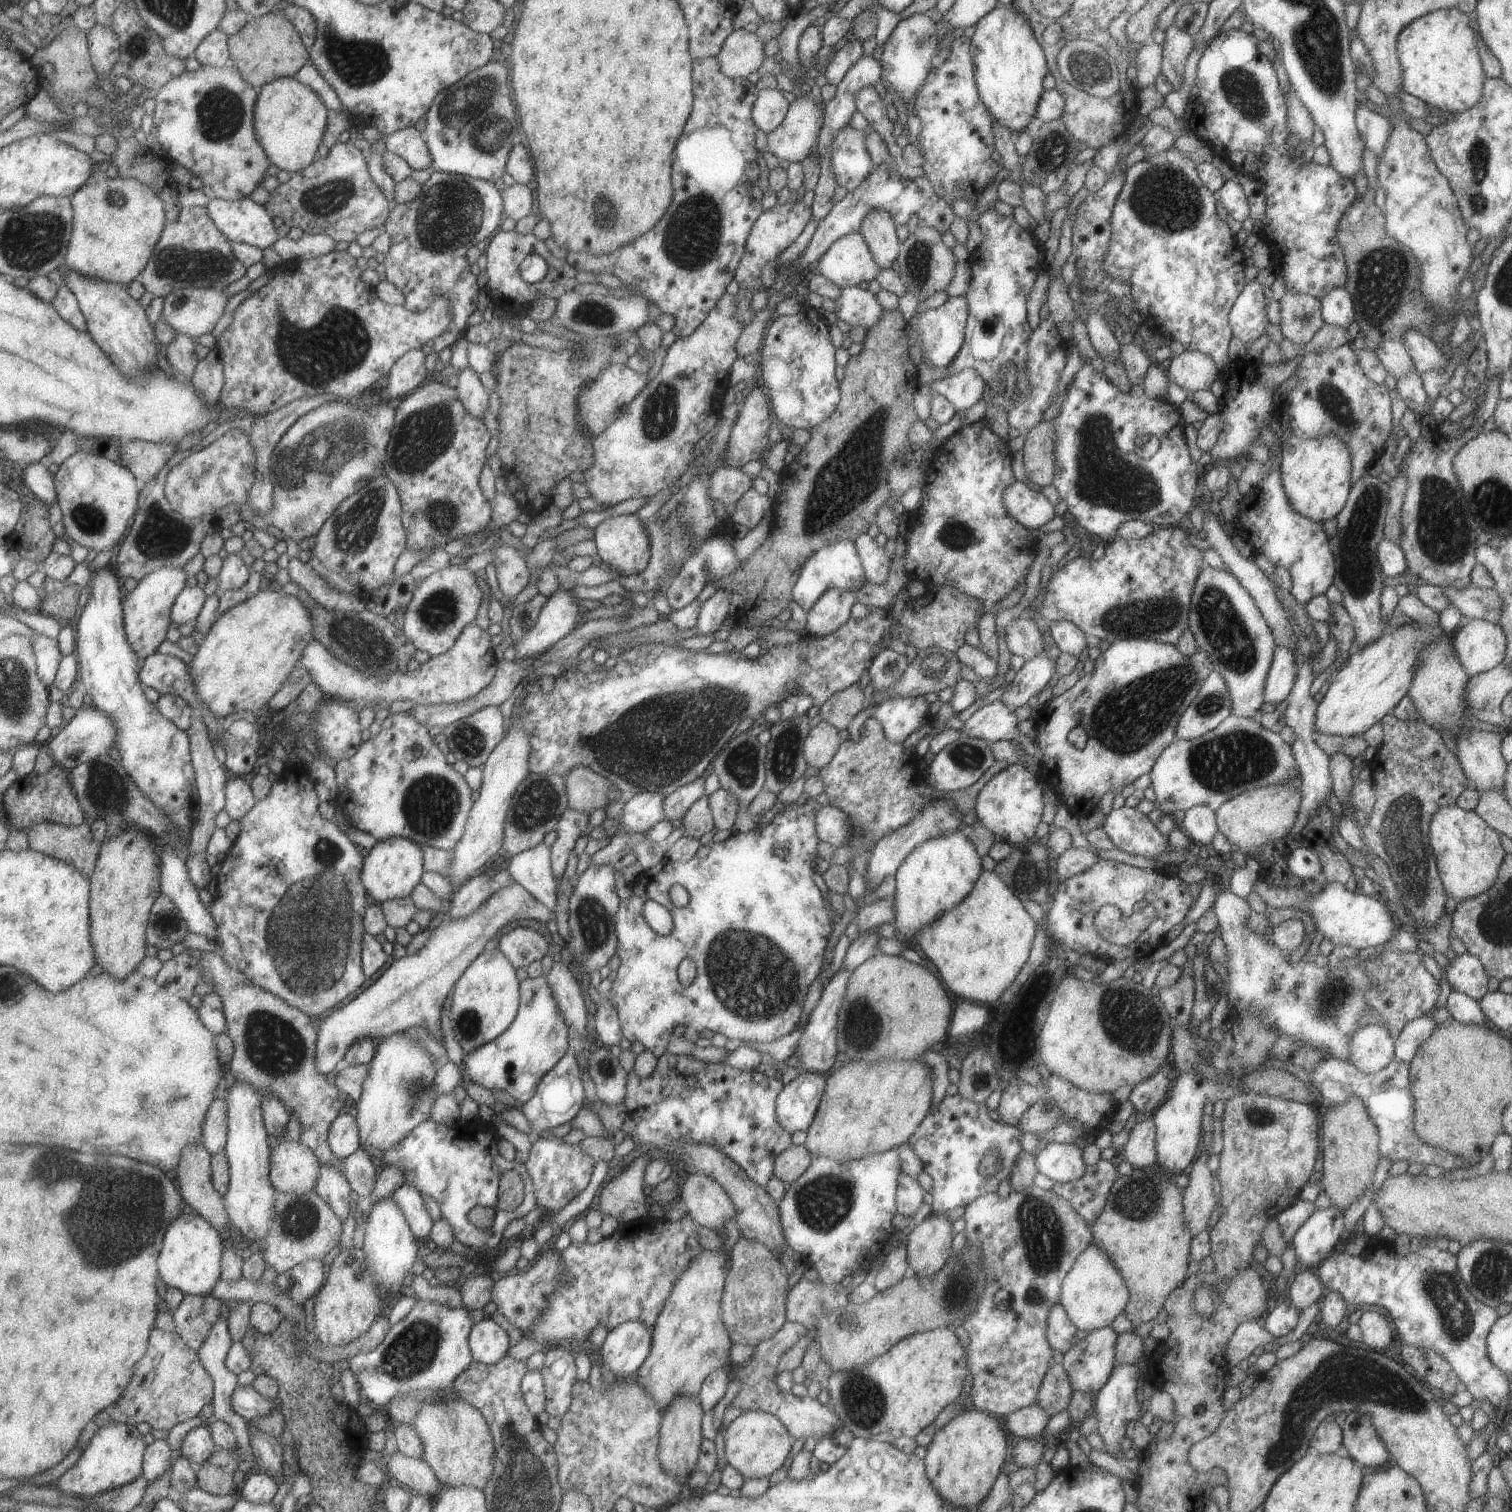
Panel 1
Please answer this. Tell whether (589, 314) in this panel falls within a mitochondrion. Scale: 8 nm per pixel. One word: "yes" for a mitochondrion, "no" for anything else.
yes

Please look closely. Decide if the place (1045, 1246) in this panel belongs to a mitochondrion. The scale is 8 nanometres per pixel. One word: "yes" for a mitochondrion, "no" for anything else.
yes

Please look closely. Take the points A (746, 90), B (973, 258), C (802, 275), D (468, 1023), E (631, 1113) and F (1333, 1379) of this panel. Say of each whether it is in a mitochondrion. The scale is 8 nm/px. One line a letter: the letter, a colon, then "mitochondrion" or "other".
A: other
B: other
C: other
D: mitochondrion
E: other
F: mitochondrion

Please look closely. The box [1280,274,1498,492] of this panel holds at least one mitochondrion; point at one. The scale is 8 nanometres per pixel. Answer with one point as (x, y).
(1335, 403)

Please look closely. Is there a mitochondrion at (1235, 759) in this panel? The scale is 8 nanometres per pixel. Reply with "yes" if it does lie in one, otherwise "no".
yes

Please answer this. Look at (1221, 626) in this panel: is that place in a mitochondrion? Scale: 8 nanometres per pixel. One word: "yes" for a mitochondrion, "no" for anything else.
yes

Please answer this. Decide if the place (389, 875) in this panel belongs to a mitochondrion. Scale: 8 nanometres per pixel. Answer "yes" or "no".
no

